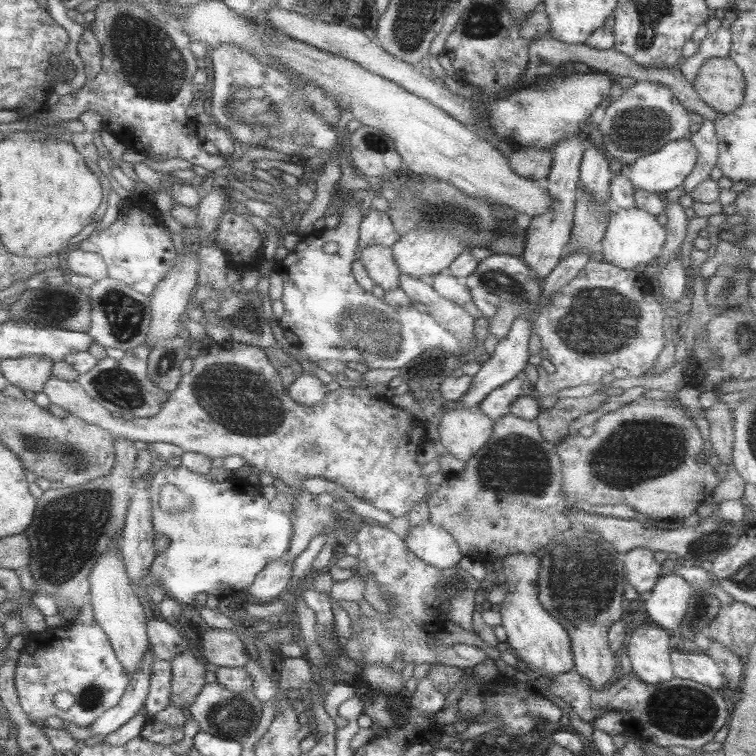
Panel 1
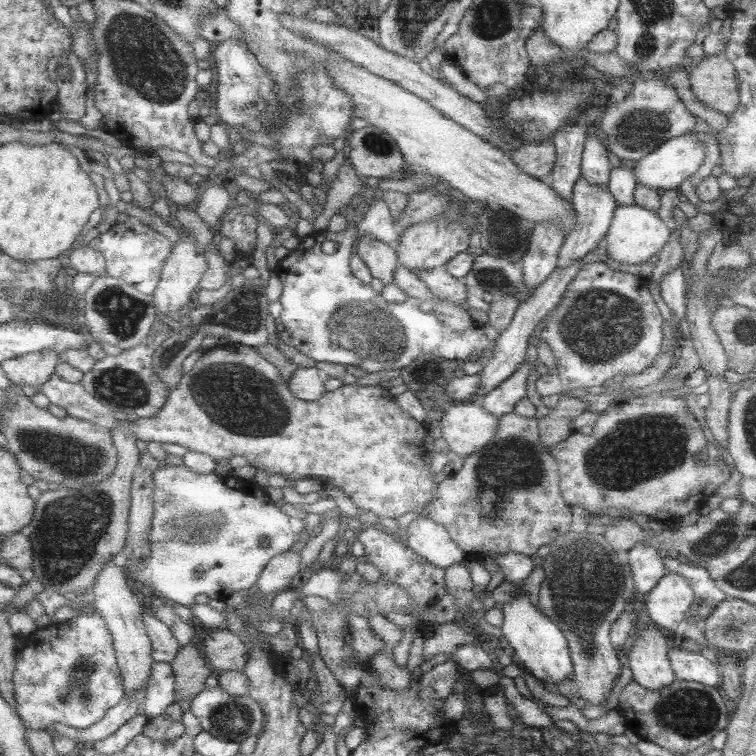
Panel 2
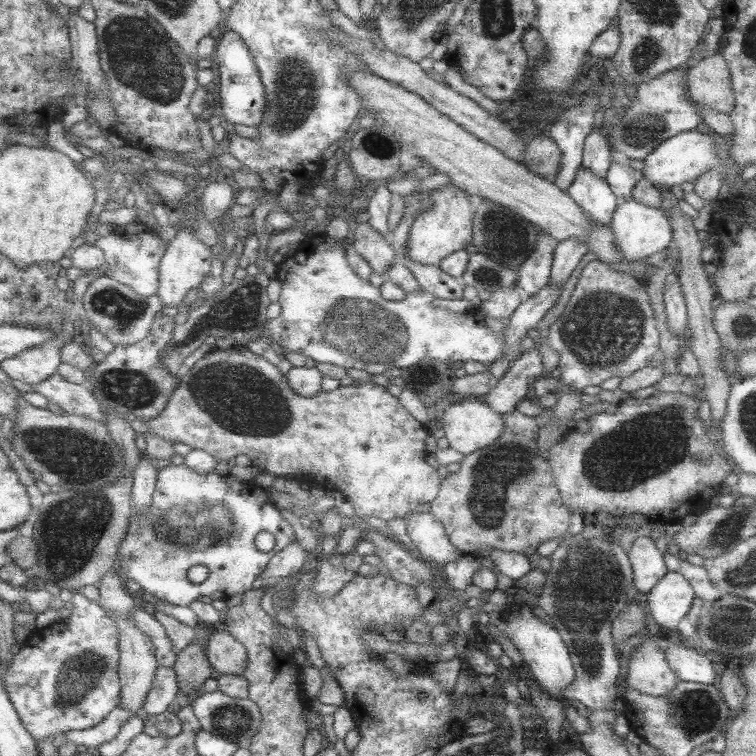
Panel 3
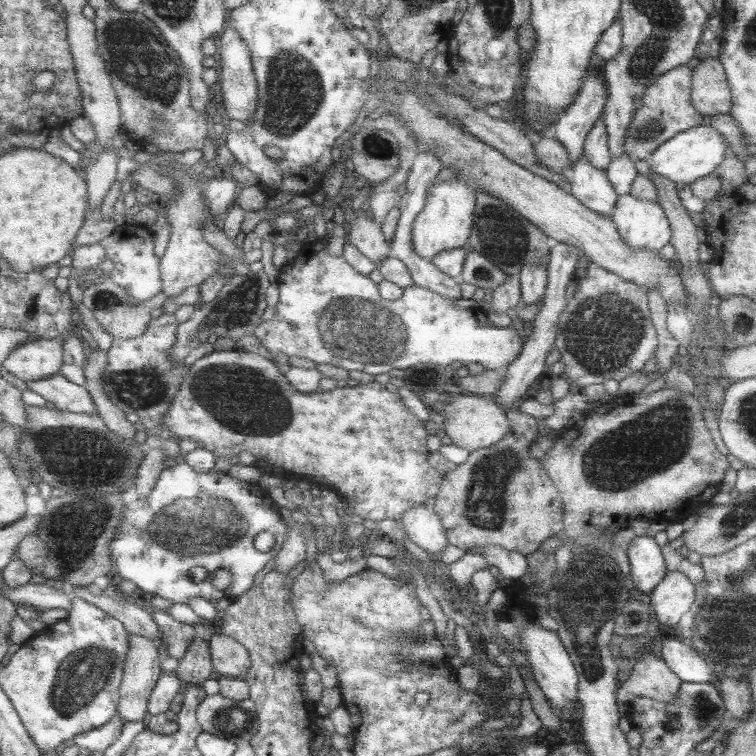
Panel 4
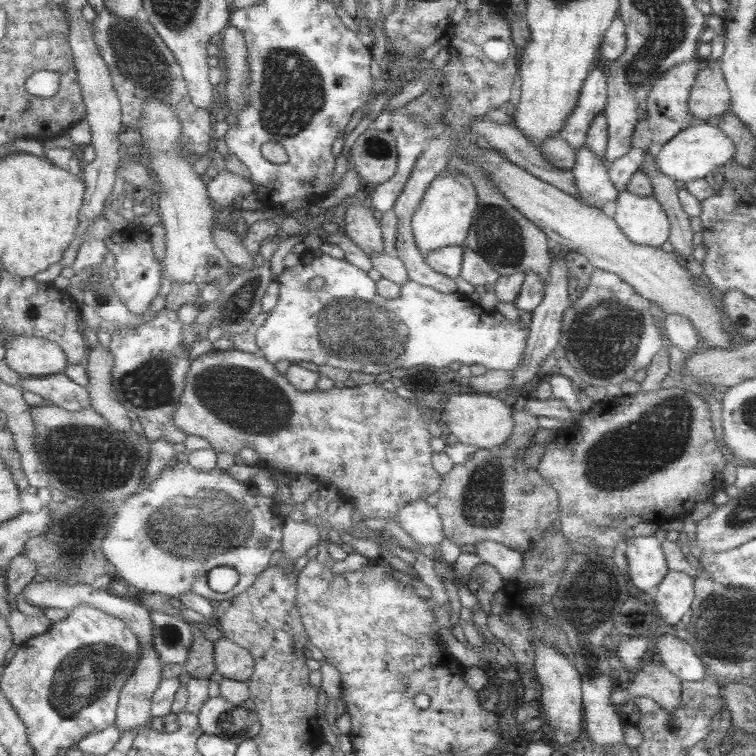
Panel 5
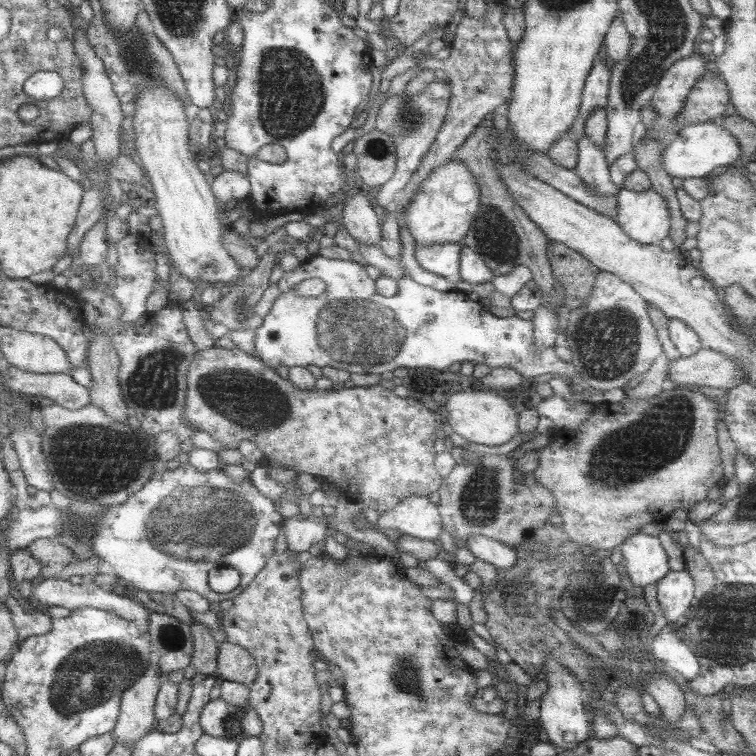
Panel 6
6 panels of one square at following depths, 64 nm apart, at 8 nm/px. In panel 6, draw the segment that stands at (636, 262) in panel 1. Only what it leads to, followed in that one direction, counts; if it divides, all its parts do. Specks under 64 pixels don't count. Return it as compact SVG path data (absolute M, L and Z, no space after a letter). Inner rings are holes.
M653 188L643 192L619 190L617 194L617 224L639 244L659 244L669 236L671 212L665 196Z

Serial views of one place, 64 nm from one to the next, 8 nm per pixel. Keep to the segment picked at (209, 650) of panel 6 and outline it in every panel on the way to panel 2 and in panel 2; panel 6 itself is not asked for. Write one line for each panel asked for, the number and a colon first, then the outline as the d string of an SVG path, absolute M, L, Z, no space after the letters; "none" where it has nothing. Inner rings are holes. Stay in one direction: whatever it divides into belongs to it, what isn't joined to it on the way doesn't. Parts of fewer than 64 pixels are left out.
2: M195 644L185 646L173 662L177 674L177 696L183 700L195 700L203 690L205 682L211 676L211 666L207 666L201 650Z
3: M193 642L179 654L175 670L179 674L181 692L187 696L195 694L197 690L203 690L203 684L213 676L215 668L209 660L207 648L199 642Z
4: M195 638L195 642L189 646L189 652L183 656L181 664L179 664L179 678L185 684L203 684L211 678L211 674L215 672L215 664L213 664L213 650L211 650L211 642Z
5: M195 626L195 642L191 648L191 656L185 664L187 678L209 678L215 670L217 670L217 658L215 658L217 650L215 650L215 642L211 642L209 638L205 638L205 634L199 630L199 626Z

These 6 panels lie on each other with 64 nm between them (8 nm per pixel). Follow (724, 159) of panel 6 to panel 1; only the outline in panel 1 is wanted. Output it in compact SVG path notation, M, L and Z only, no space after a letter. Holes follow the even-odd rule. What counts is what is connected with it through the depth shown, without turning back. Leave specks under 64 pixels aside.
M687 138L671 140L657 152L637 158L631 166L629 180L635 190L645 190L653 194L665 194L667 190L679 188L683 180L695 168L697 150Z

